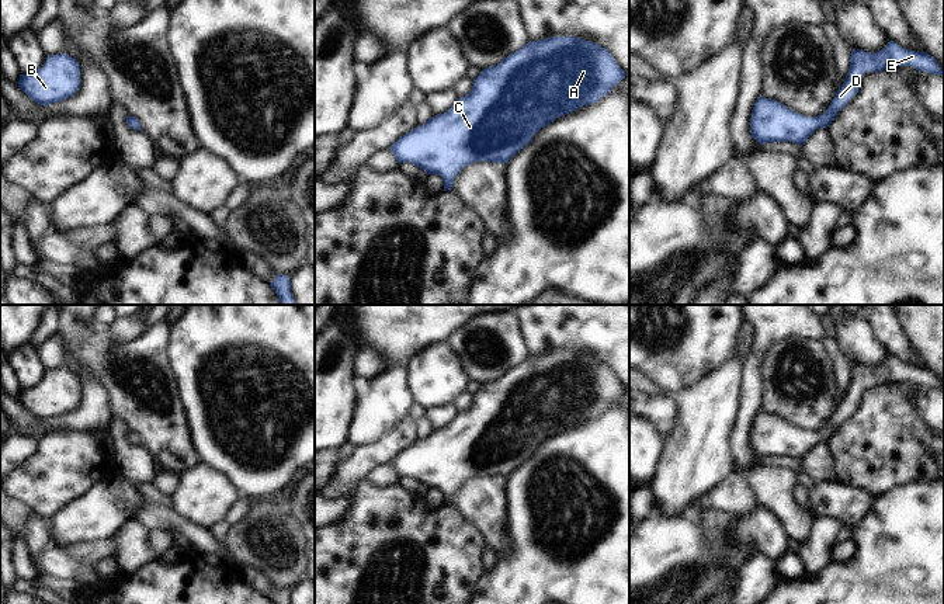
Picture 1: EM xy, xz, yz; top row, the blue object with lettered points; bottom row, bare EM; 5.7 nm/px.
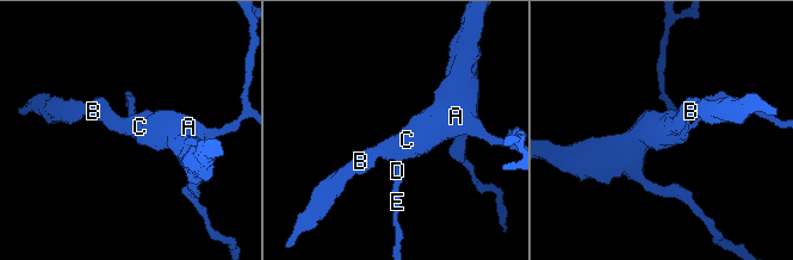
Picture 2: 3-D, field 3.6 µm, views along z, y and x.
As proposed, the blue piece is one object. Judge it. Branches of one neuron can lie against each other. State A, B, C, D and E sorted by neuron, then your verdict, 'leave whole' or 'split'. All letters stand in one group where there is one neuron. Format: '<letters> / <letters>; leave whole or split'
A B C D E; leave whole

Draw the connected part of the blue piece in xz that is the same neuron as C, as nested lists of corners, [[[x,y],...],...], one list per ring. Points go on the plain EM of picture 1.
[[[576,351],[530,355],[500,378],[483,383],[473,393],[472,405],[457,413],[447,427],[402,449],[389,464],[399,479],[409,476],[427,489],[441,490],[444,506],[448,506],[462,482],[476,476],[507,478],[541,442],[597,417],[622,393],[625,386],[596,357]]]

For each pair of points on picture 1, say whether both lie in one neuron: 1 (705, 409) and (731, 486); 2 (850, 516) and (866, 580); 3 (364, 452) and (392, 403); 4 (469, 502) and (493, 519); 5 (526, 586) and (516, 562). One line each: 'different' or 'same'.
1: different
2: different
3: different
4: same
5: same

